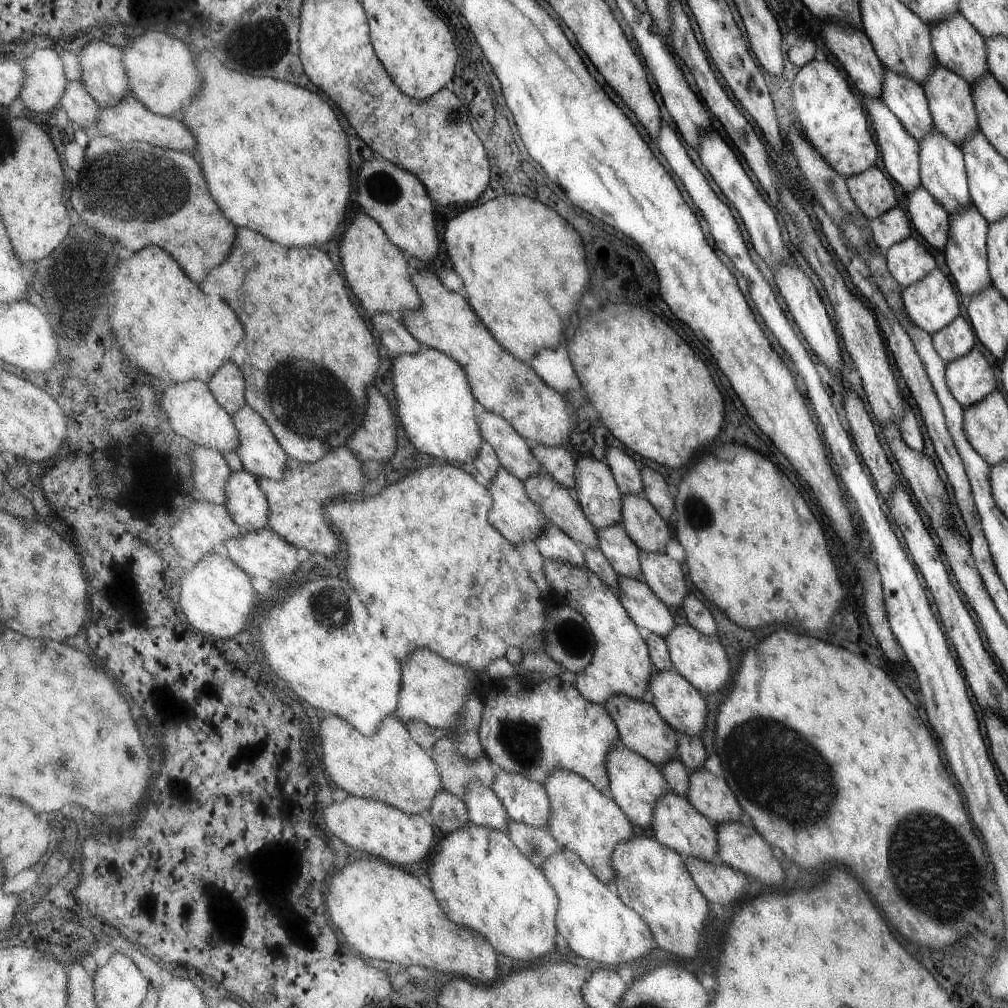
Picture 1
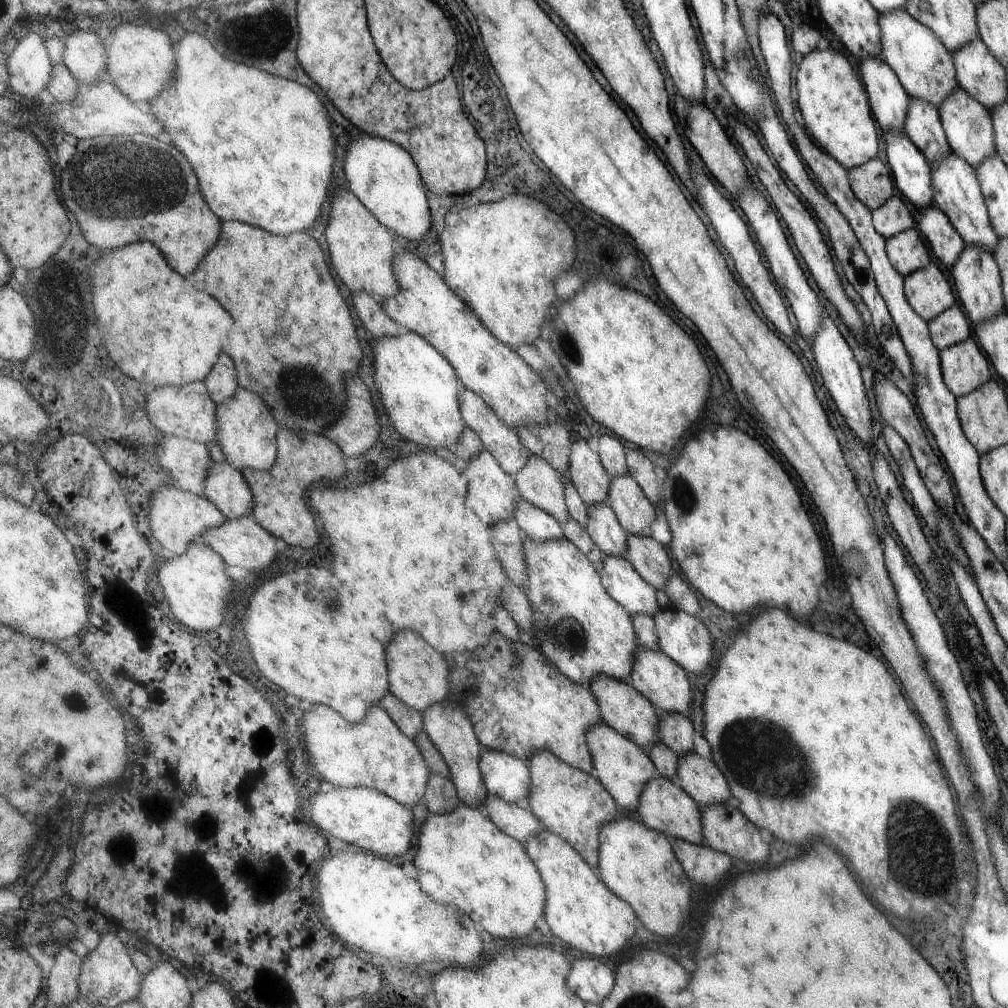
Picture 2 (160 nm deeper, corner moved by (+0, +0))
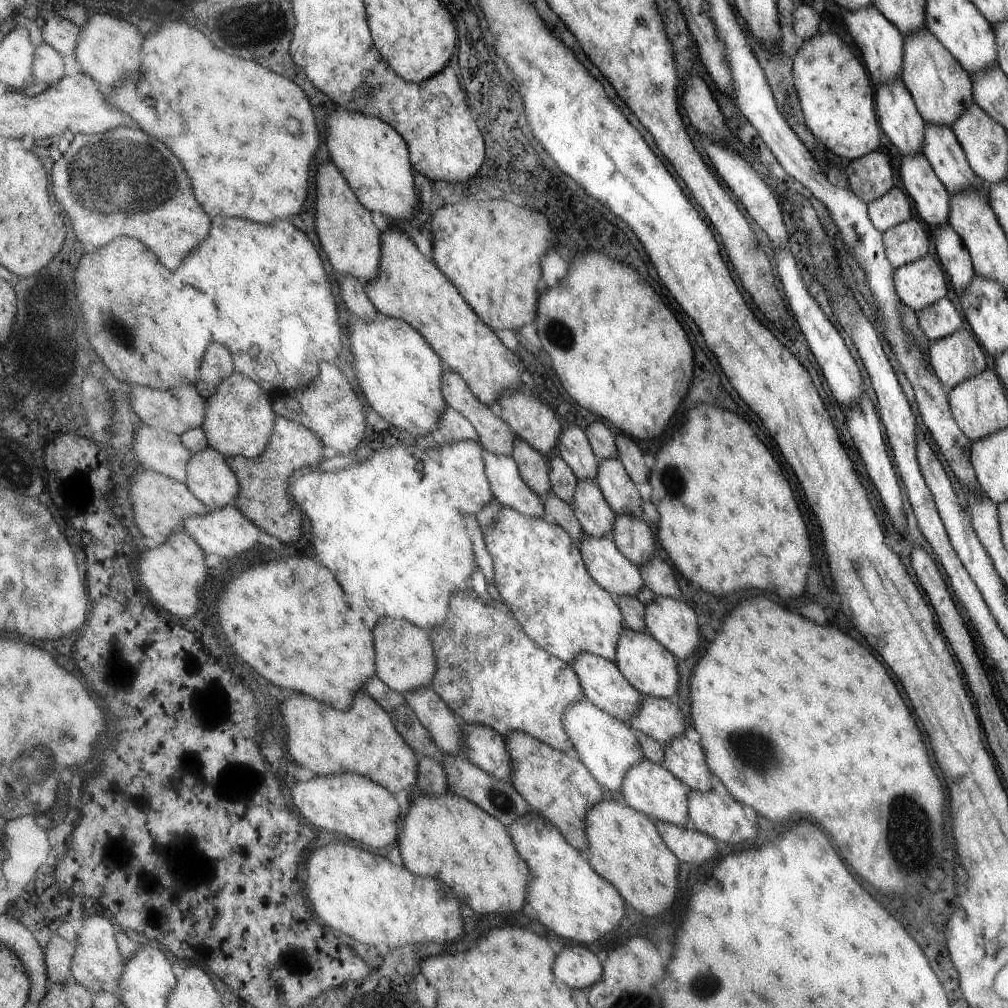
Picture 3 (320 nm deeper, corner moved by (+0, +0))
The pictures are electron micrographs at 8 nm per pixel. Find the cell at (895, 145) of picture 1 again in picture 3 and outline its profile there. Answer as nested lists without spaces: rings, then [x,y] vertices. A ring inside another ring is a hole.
[[[903,155],[899,174],[907,196],[914,201],[915,212],[919,218],[933,229],[949,224],[950,194],[931,168],[926,156]]]

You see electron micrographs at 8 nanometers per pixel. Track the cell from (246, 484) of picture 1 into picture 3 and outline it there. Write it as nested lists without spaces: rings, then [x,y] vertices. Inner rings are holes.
[[[209,445],[191,457],[185,483],[211,511],[235,504],[241,488],[227,457]]]

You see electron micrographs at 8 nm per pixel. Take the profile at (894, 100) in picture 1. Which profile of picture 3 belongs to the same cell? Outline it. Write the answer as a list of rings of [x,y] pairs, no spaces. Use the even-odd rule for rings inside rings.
[[[925,122],[922,154],[950,195],[957,195],[970,187],[978,187],[989,195],[988,184],[972,171],[951,128]]]

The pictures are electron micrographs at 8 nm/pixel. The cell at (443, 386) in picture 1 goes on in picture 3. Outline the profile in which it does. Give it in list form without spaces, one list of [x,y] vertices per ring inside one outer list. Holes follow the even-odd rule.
[[[355,316],[349,338],[355,374],[371,408],[385,422],[406,430],[414,438],[431,432],[447,404],[441,389],[440,358],[422,333],[395,317],[368,321]]]

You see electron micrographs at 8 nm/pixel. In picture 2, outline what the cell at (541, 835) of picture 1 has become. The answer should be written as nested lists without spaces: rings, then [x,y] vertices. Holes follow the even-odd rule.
[[[489,793],[486,794],[481,808],[504,833],[517,839],[521,844],[529,840],[530,836],[537,835],[541,828],[541,822],[536,820],[531,811]]]

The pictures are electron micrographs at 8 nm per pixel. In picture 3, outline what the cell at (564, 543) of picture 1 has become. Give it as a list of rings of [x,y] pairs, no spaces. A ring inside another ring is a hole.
[[[485,447],[481,449],[492,496],[503,507],[513,508],[524,515],[545,518],[541,498],[523,482],[511,455],[495,454]]]

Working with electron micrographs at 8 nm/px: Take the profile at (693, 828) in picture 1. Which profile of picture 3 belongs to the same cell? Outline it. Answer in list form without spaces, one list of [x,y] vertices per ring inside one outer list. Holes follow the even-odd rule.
[[[643,758],[641,762],[627,768],[622,776],[620,792],[629,808],[645,813],[655,822],[661,821],[680,827],[690,826],[686,803],[689,790],[660,763],[655,764]]]

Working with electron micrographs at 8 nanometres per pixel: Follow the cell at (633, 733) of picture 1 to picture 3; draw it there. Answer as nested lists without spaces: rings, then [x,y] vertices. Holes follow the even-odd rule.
[[[578,652],[570,660],[578,675],[579,684],[582,685],[583,698],[591,701],[596,707],[603,709],[617,720],[625,724],[630,721],[633,713],[636,713],[641,694],[634,689],[630,681],[619,672],[617,665],[605,657],[590,652]]]

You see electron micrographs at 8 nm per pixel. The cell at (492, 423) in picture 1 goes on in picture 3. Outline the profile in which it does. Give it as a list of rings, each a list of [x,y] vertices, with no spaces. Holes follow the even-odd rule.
[[[450,369],[443,371],[441,374],[441,389],[443,400],[446,401],[446,404],[459,412],[459,414],[462,414],[471,423],[471,426],[473,426],[475,432],[478,434],[477,442],[482,447],[495,454],[511,454],[515,440],[514,431],[510,428],[510,425],[498,417],[496,410],[484,405],[470,391],[469,385],[463,380],[462,376],[459,376],[459,373],[453,372]]]

